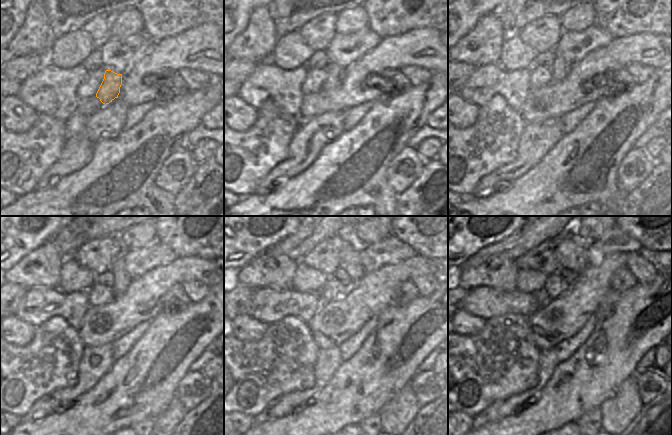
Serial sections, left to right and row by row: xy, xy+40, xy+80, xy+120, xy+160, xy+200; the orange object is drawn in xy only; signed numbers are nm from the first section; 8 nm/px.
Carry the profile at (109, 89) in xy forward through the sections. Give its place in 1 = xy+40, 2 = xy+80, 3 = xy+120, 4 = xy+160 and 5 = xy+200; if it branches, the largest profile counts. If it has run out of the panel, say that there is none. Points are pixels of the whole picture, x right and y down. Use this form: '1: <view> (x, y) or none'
1: xy+40 (336, 75)
2: xy+80 (561, 68)
3: xy+120 (122, 280)
4: xy+160 (349, 261)
5: xy+200 (571, 252)

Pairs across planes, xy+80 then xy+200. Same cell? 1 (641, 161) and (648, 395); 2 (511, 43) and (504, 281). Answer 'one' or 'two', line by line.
1: one
2: two

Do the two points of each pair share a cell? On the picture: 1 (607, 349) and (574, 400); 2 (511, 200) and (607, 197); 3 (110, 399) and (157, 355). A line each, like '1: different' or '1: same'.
1: same
2: same
3: same

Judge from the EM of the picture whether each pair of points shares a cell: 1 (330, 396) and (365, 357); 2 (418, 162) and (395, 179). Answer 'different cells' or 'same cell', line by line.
1: same cell
2: same cell

